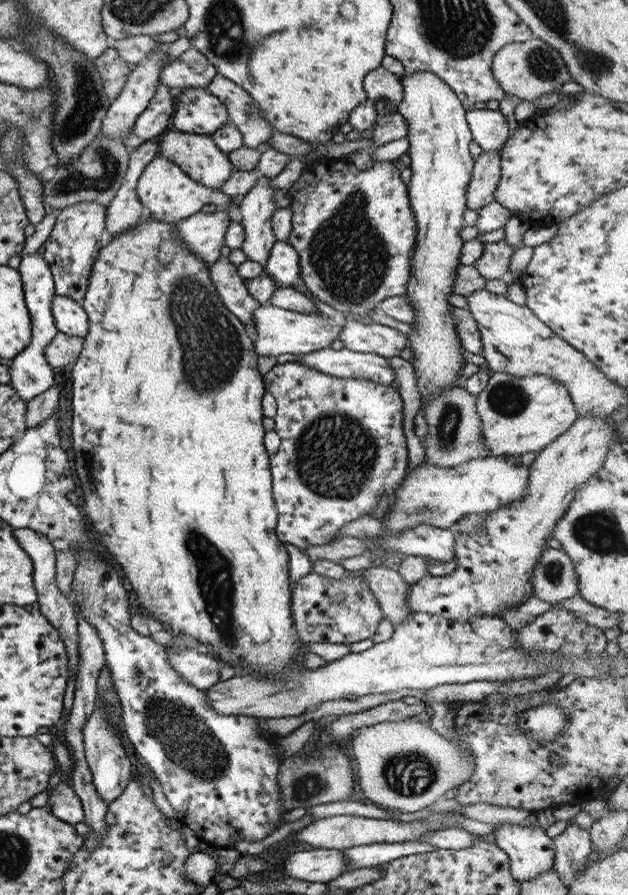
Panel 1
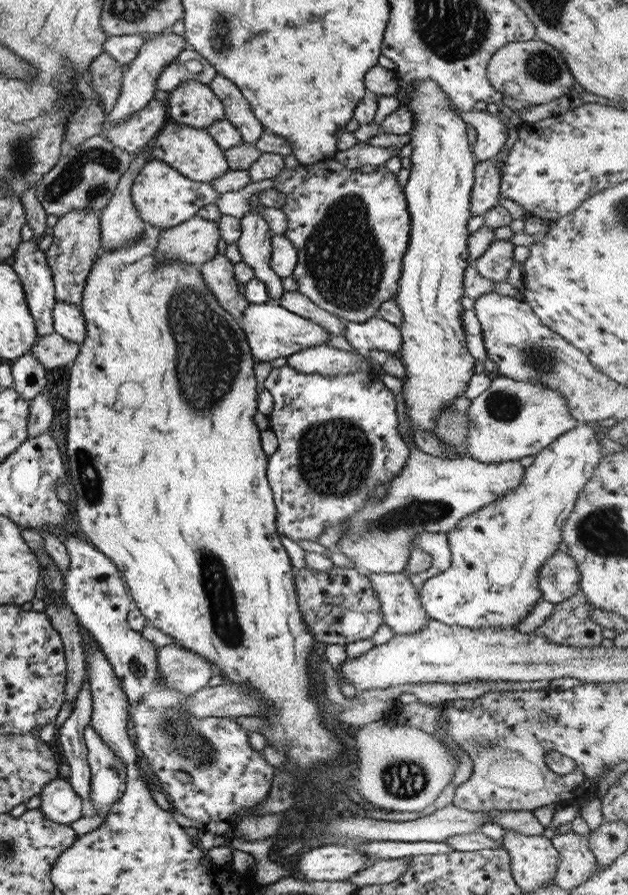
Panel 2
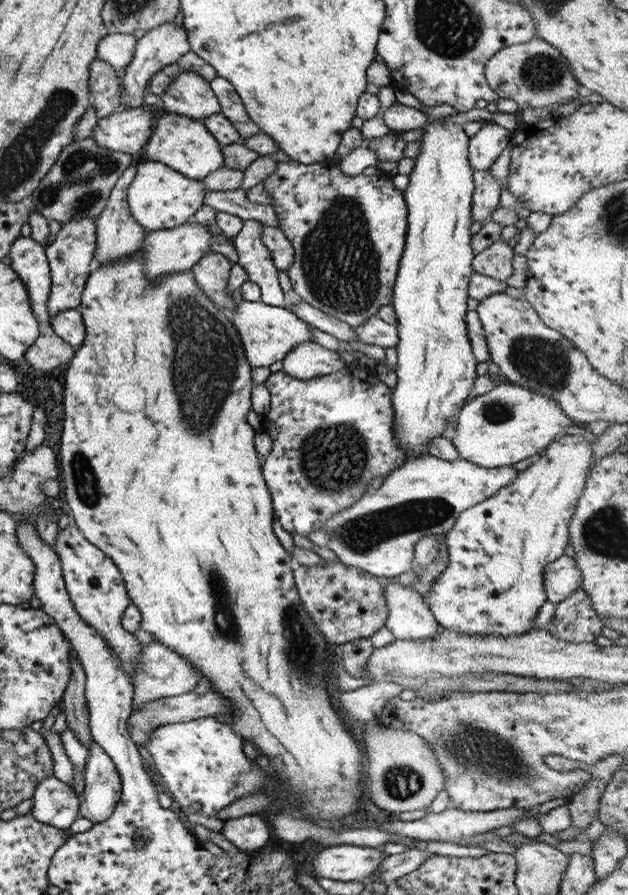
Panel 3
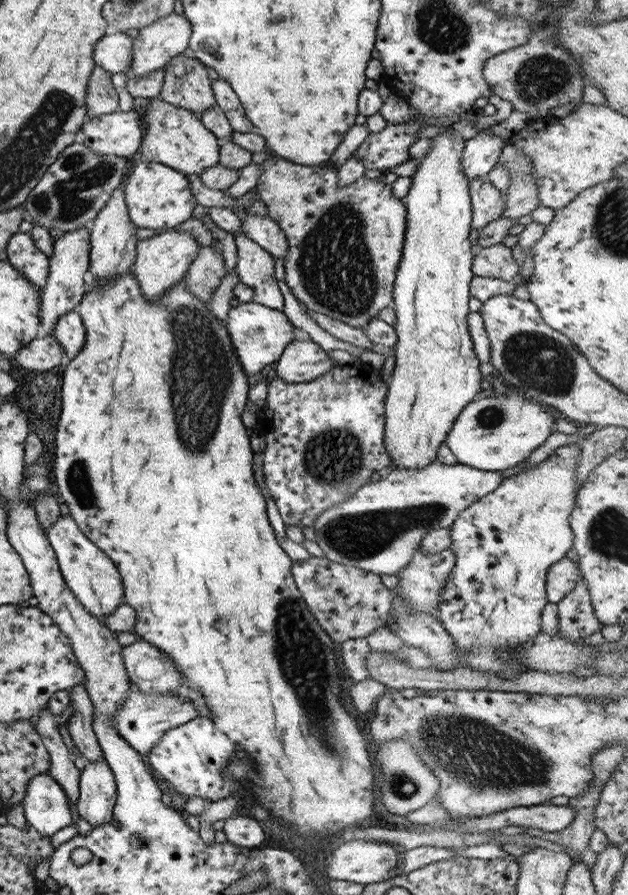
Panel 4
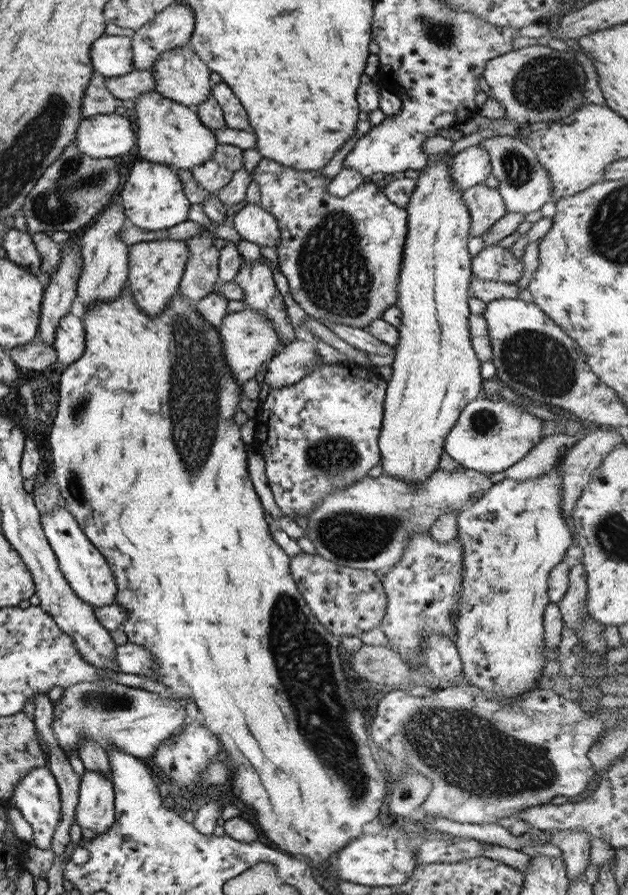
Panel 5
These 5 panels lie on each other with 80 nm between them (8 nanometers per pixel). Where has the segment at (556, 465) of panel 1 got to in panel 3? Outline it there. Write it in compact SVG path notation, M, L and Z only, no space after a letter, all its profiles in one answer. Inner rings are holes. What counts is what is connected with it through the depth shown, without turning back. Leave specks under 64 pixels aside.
M562 434L547 445L534 458L531 465L517 473L517 476L509 483L503 485L491 497L485 501L480 501L471 508L459 513L452 523L452 528L444 533L444 543L448 551L447 564L443 572L430 584L429 592L426 594L425 603L435 620L443 628L457 631L460 635L501 635L508 637L527 632L529 629L536 628L534 616L541 610L542 604L546 601L546 596L542 585L543 568L552 560L563 555L563 548L568 543L568 528L570 516L573 515L579 496L581 496L584 482L589 473L592 462L592 445L579 434L568 436Z

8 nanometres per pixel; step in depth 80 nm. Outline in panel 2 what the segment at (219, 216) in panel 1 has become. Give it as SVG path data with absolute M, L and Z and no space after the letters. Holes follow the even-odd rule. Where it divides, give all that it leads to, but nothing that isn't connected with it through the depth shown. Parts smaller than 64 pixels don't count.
M195 215L185 222L159 230L154 257L162 261L181 261L201 265L216 255L220 232L218 222Z

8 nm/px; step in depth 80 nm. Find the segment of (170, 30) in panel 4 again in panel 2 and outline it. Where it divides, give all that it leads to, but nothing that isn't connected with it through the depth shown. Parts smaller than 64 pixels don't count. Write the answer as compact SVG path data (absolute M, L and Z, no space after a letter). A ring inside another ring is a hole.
M170 30L155 34L151 33L149 39L142 44L135 58L127 65L126 70L122 72L122 85L111 110L106 114L106 122L110 122L110 124L122 122L130 114L141 110L152 99L153 93L156 91L155 83L160 70L173 61L176 54L179 54L179 51L185 48L188 48L188 46L184 38L181 35L172 33Z

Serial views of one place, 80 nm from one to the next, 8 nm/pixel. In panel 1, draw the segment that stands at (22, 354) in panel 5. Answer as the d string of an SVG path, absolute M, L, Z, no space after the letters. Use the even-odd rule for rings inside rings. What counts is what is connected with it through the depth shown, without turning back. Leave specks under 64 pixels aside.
M57 331L49 344L44 346L45 361L52 369L62 369L70 362L75 363L82 344L81 337L64 335Z

